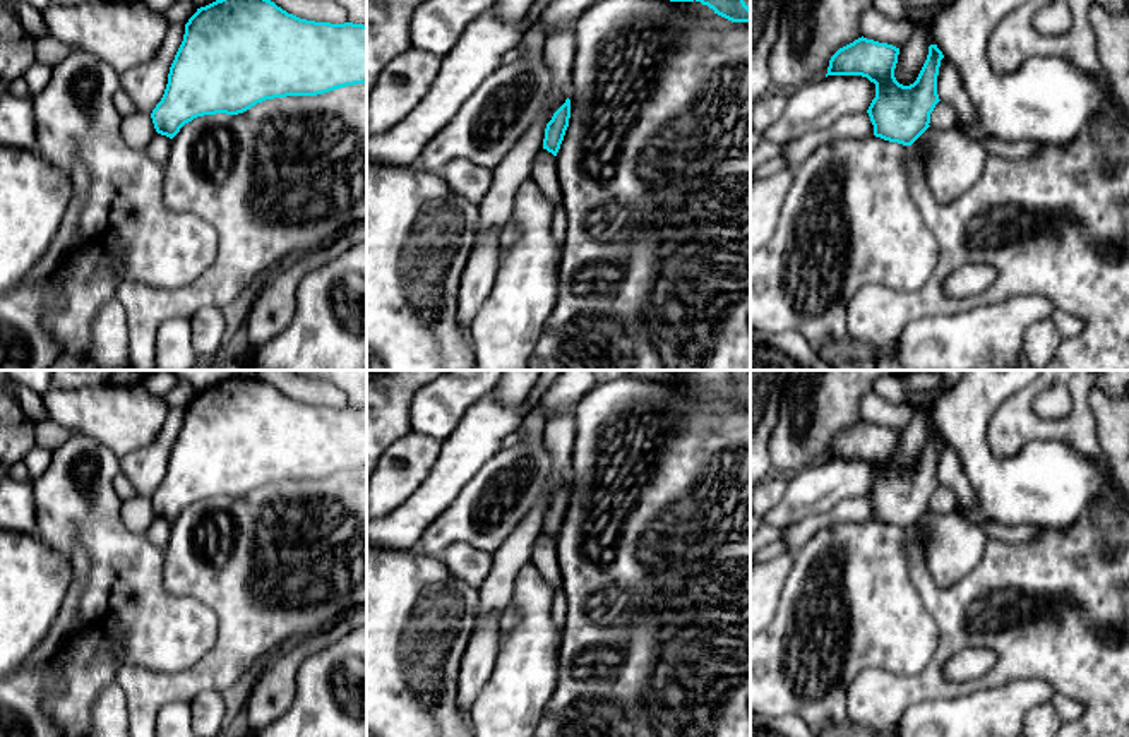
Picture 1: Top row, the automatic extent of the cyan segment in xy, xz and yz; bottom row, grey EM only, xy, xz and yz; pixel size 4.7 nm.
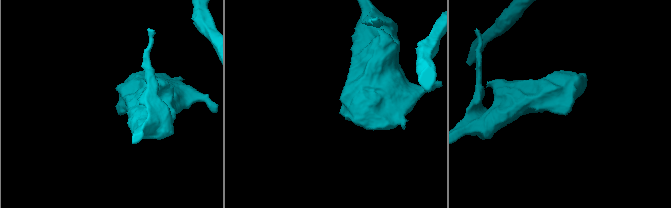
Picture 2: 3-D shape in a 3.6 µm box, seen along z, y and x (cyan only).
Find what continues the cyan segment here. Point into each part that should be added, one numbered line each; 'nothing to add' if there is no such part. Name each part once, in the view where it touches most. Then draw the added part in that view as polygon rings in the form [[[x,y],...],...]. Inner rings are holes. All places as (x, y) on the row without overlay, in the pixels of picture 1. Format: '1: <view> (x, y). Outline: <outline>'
nothing to add

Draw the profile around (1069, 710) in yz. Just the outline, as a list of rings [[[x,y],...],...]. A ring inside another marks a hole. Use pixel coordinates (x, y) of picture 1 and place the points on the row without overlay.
[[[1055,694],[1052,699],[1062,723],[1076,722],[1084,713],[1084,706],[1069,696]]]

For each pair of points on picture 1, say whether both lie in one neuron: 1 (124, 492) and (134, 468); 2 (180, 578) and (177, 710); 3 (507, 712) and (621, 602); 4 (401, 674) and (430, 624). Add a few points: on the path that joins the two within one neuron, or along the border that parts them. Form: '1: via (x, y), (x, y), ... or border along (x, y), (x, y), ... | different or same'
1: border along (120, 470), (137, 494) | different
2: border along (189, 701), (168, 701), (156, 719) | different
3: border along (562, 631), (557, 686), (549, 701) | different
4: via (401, 662), (401, 653), (418, 636) | same

